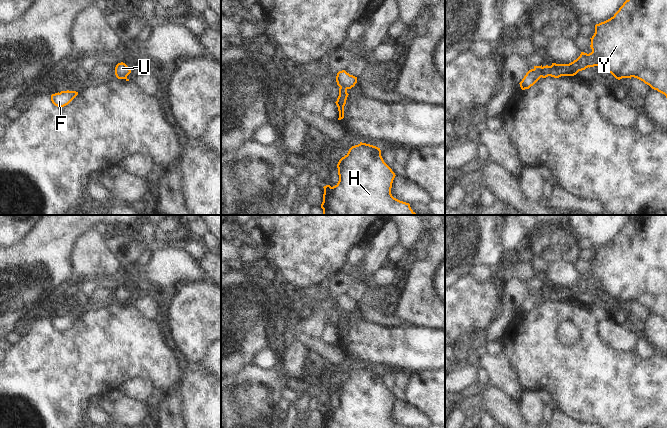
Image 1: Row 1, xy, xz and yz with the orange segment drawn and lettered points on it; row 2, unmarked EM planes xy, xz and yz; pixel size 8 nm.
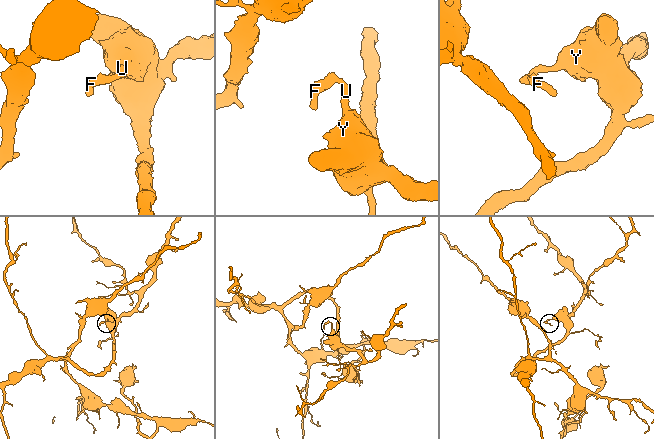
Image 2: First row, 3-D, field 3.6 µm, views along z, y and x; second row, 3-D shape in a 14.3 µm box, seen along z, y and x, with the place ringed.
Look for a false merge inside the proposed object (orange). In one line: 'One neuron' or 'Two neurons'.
One neuron.

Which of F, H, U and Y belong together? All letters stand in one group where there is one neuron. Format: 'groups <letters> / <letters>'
groups F H U Y

